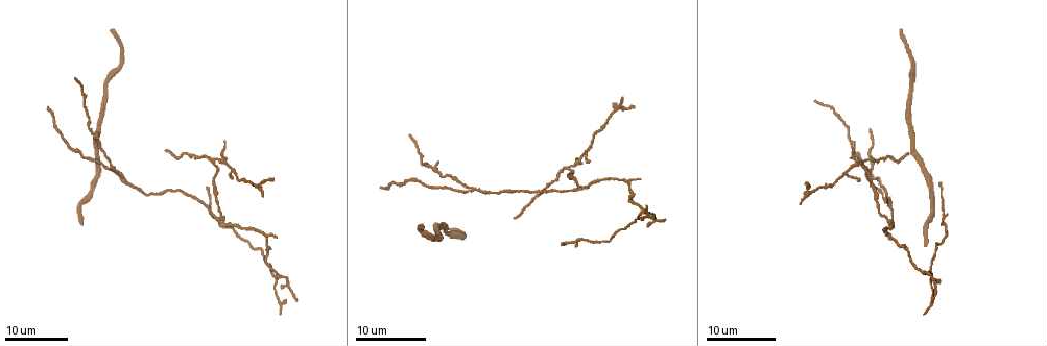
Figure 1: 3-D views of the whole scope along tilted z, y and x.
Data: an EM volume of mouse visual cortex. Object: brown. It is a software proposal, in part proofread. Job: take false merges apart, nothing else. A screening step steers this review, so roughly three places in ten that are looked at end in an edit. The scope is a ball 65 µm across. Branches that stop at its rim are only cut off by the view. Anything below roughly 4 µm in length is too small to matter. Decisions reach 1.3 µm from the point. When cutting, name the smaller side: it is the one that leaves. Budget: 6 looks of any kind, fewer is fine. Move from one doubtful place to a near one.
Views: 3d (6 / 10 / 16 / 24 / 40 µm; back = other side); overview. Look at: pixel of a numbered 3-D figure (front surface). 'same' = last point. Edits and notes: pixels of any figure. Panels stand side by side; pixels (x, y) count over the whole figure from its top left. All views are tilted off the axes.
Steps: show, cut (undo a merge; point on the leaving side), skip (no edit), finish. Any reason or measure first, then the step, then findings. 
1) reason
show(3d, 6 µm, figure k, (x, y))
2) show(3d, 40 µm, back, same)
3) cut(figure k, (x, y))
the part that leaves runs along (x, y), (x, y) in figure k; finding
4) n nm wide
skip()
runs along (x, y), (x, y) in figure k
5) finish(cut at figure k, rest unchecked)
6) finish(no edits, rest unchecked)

show(3d, 24 µm, figure 1, (196, 196))

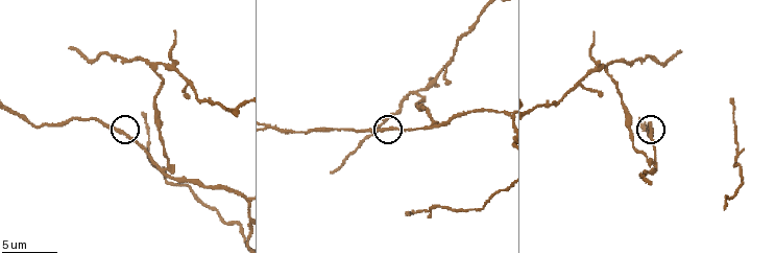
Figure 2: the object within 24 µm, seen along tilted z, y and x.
zoom in
show(3d, 10 µm, figure 2, (652, 131))

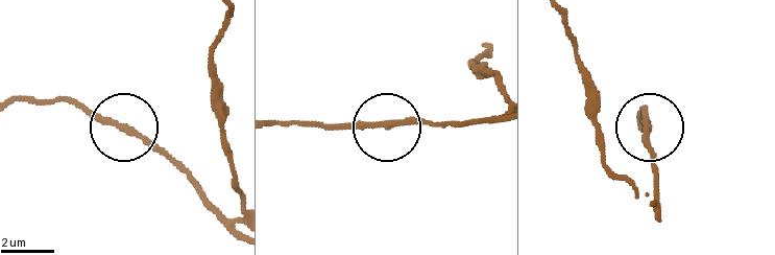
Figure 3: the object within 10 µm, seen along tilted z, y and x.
other side
show(3d, 10 µm, back, figure 3, (392, 124))

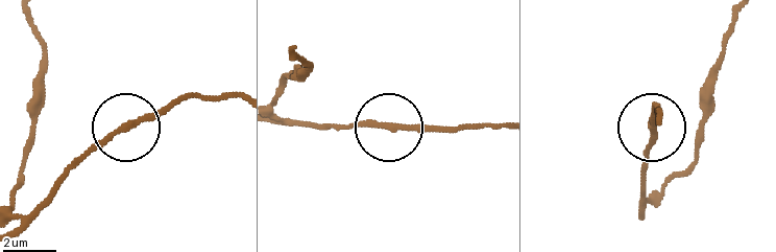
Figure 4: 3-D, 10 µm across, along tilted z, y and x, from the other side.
skip()
runs along (386, 129), (326, 122) in figure 4; continuous, no second cell

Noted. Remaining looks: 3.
a narrow waist
show(3d, 16 µm, figure 2, (643, 175))

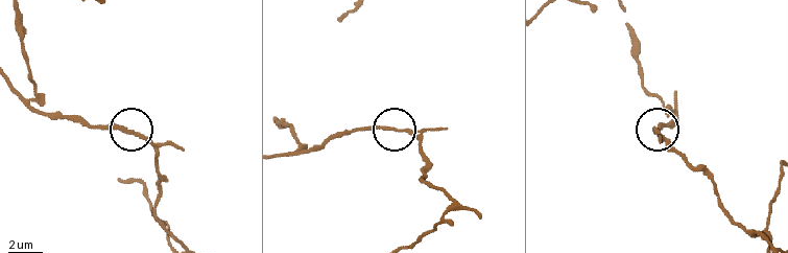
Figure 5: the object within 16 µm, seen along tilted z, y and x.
190 nm wide
cut(figure 5, (145, 141))
the part that leaves runs along (127, 129), (153, 147), (153, 212), (174, 239) in figure 5; a second cell is stuck on

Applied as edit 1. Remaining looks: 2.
show(overview)

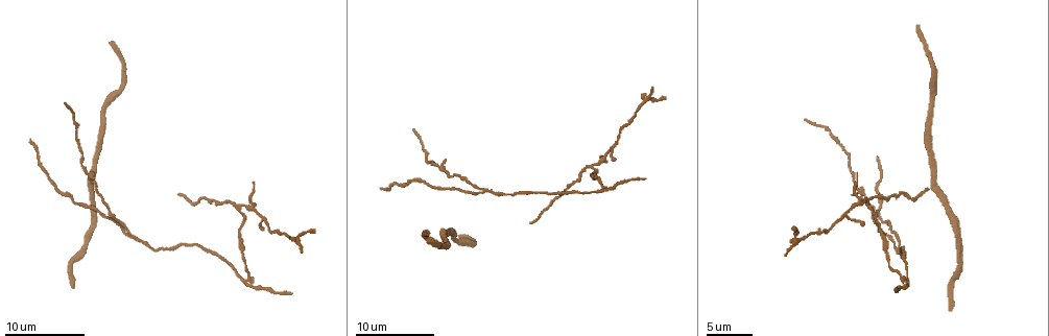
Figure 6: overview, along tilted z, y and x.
three-way junction
show(3d, 6 µm, figure 6, (251, 278))

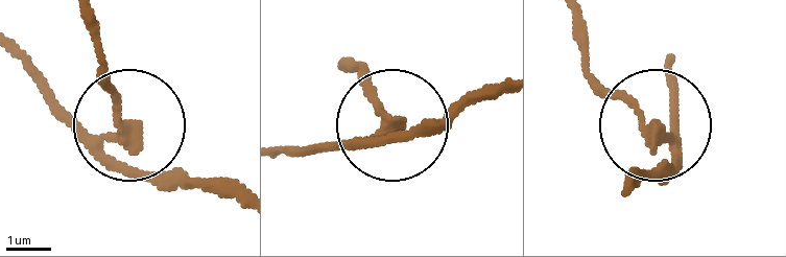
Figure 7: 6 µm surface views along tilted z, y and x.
side arm 6 µm; 3 arms
cut(figure 7, (109, 82))
a second cell is stuck on

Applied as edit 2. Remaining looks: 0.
finish(cut at figure 5, cut at figure 7, rest unchecked)

